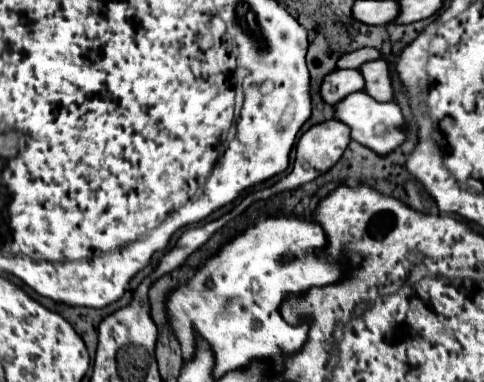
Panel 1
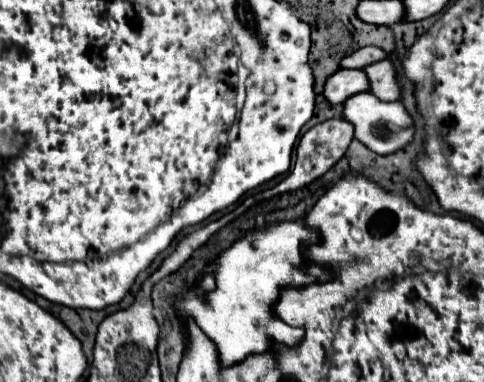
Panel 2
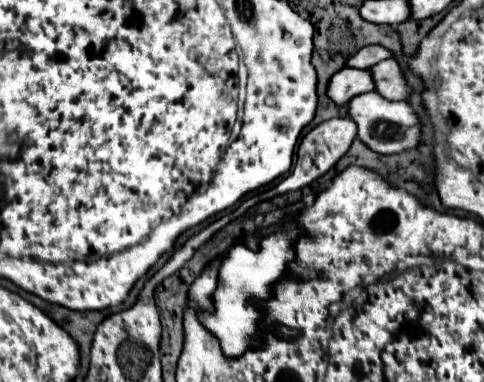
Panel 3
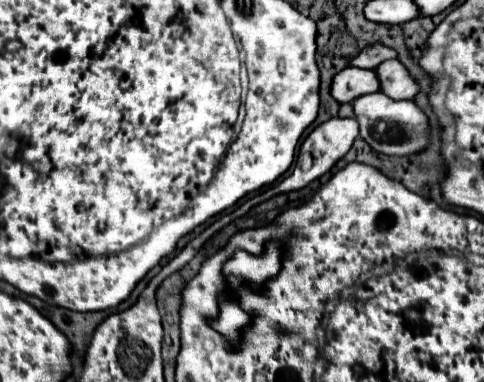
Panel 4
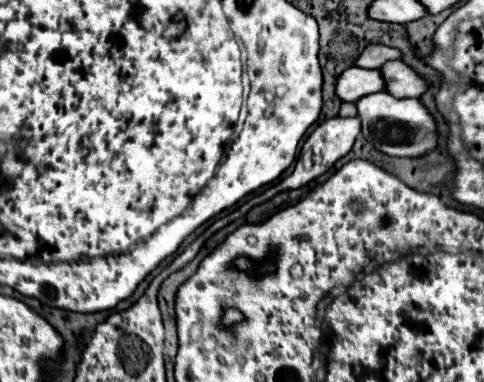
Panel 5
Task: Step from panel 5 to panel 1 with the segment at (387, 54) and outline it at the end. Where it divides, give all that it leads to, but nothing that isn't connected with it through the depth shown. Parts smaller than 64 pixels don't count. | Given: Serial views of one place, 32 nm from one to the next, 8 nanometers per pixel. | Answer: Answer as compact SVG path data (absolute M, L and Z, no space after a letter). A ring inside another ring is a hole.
M360 48L356 52L340 56L338 62L336 62L336 68L360 68L360 64L364 64L368 60L376 60L376 58L380 58L378 50L374 50L374 48Z

